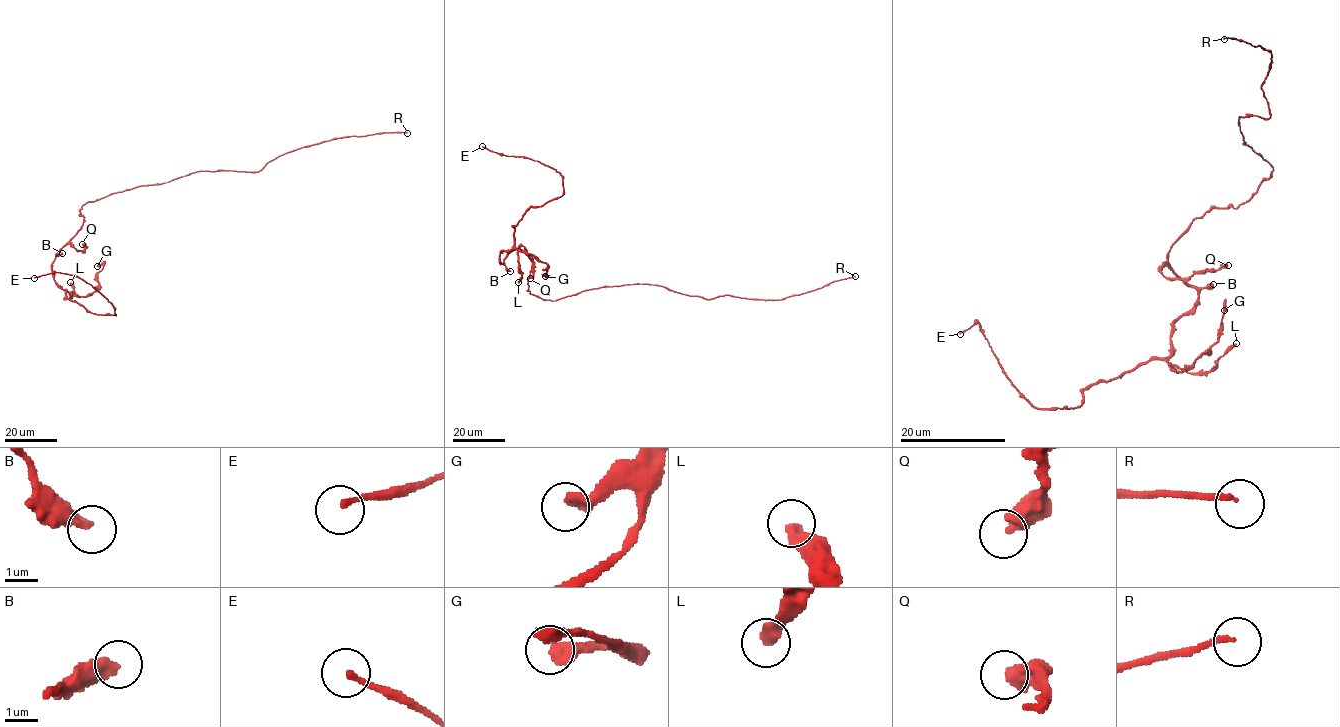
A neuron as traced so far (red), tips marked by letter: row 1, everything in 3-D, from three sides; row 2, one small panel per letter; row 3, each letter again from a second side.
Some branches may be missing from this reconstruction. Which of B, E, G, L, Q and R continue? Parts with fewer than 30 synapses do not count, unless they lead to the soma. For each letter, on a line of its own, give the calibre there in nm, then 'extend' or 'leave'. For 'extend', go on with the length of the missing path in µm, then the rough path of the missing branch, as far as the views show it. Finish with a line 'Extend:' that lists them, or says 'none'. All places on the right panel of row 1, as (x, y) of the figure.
B: 400 nm | leave
E: 170 nm | leave
G: 440 nm | leave
L: 420 nm | leave
Q: 480 nm | leave
R: 150 nm | extend | 140 µm | (1224, 39), (1195, 50), (1200, 72), (1176, 163), (1154, 186), (1119, 183), (1134, 225), (1166, 200), (1160, 169)
Extend: R

